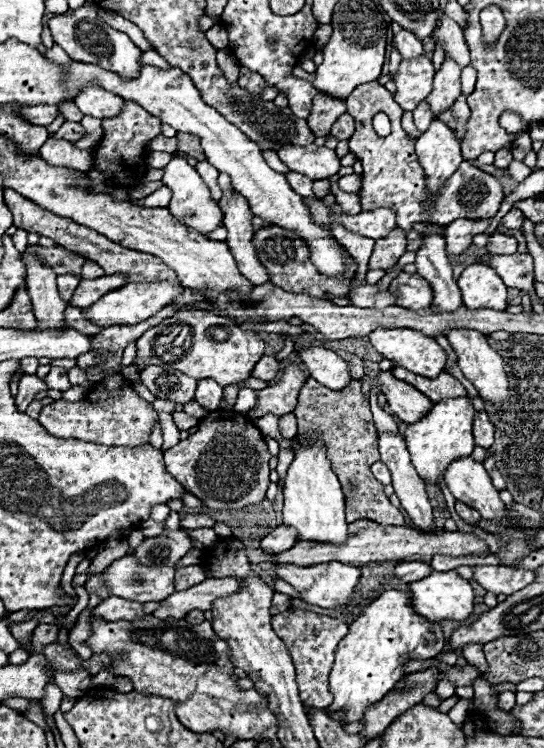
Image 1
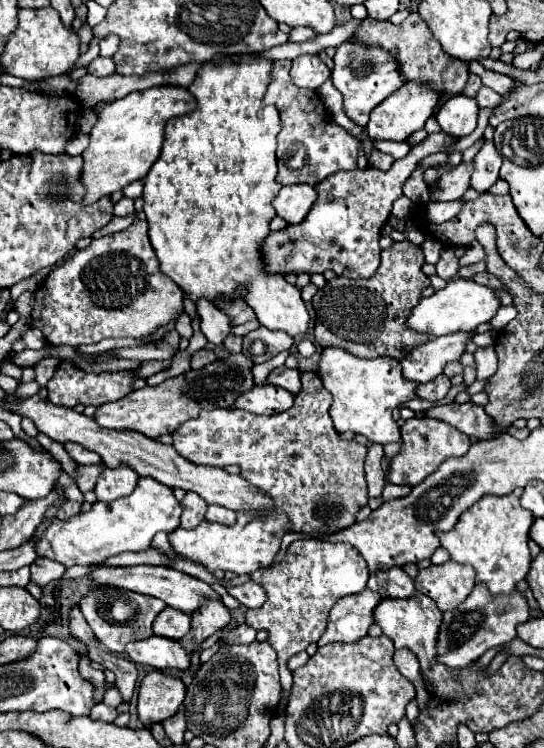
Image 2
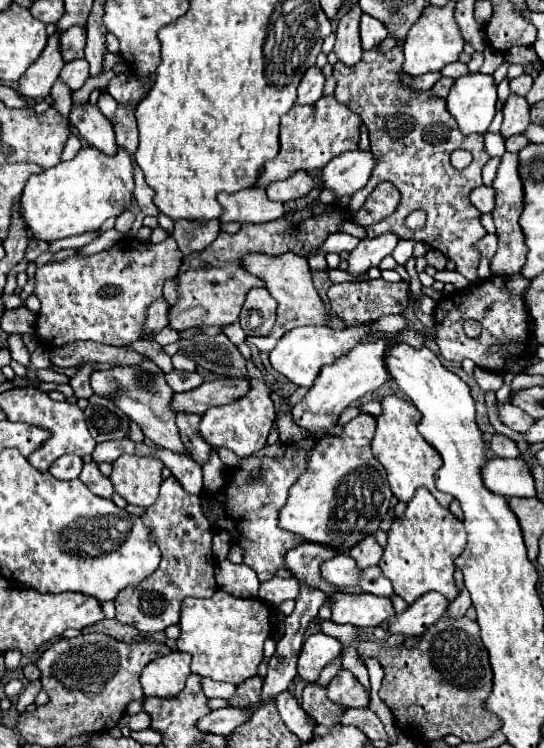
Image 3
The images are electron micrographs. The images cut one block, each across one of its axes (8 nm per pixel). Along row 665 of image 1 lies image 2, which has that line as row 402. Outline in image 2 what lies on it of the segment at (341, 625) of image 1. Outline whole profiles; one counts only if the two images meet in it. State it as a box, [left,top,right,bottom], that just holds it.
[170,370,368,574]

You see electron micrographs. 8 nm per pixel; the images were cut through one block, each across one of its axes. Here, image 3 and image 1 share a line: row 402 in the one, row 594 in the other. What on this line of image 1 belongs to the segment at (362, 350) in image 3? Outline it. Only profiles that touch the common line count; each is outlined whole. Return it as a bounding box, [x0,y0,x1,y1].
[274,564,360,610]

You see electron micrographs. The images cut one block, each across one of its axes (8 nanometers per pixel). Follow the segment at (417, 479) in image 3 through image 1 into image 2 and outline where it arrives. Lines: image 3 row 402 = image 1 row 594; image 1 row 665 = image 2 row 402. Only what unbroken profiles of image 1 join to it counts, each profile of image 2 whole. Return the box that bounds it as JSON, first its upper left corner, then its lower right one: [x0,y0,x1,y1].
[316,348,418,446]

